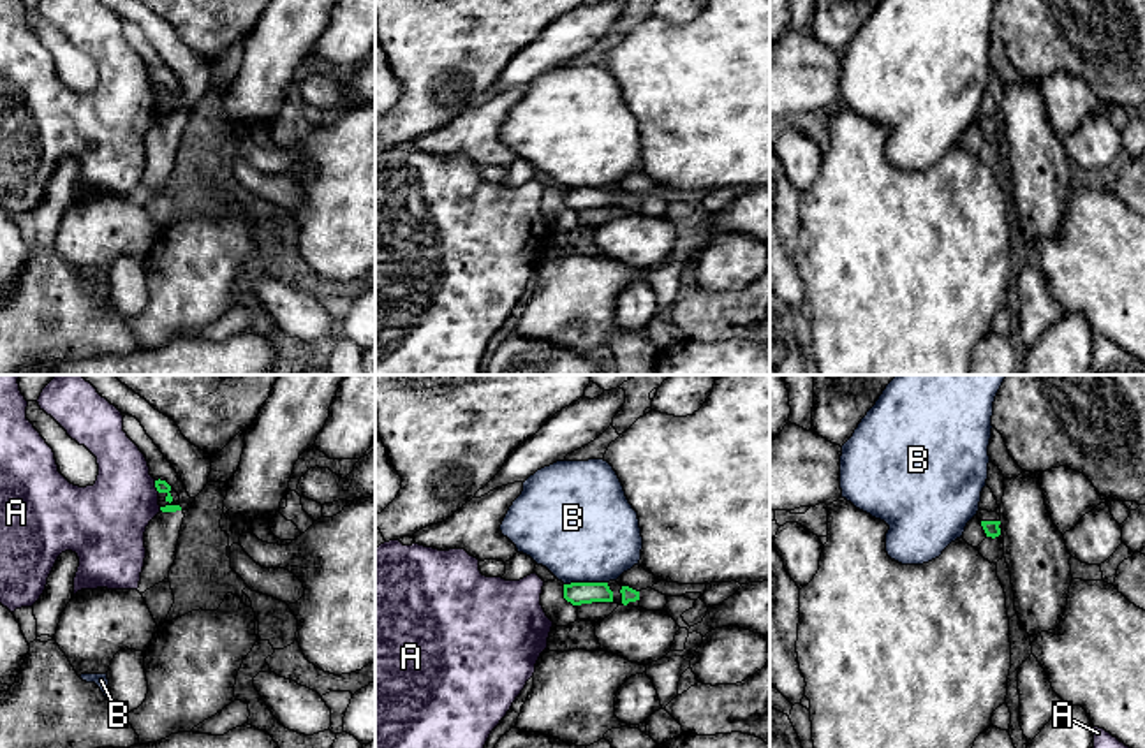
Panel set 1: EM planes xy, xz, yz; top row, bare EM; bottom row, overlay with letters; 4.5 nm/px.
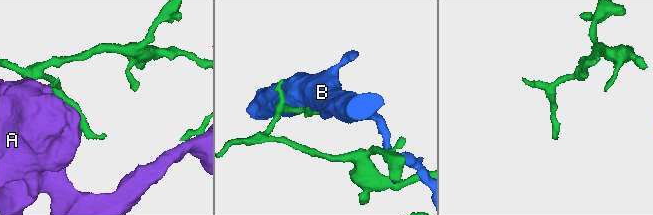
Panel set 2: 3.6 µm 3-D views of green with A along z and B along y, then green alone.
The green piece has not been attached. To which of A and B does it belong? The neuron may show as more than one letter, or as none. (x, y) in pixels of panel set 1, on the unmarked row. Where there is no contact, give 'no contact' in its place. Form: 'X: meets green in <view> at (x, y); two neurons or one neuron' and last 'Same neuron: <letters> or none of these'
A: meets green in xy at (155, 92); two neurons
B: meets green in xz at (585, 189); two neurons
Same neuron: none of these

